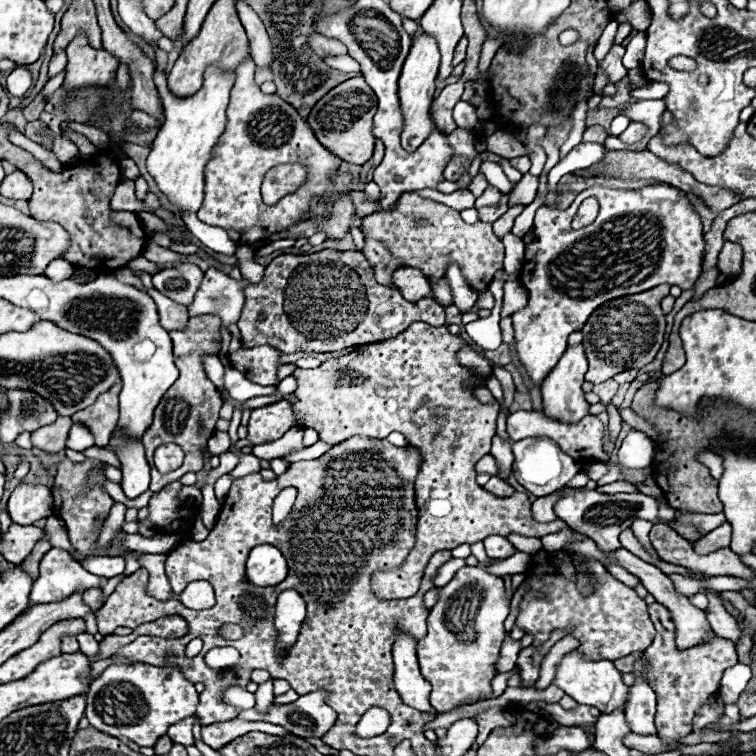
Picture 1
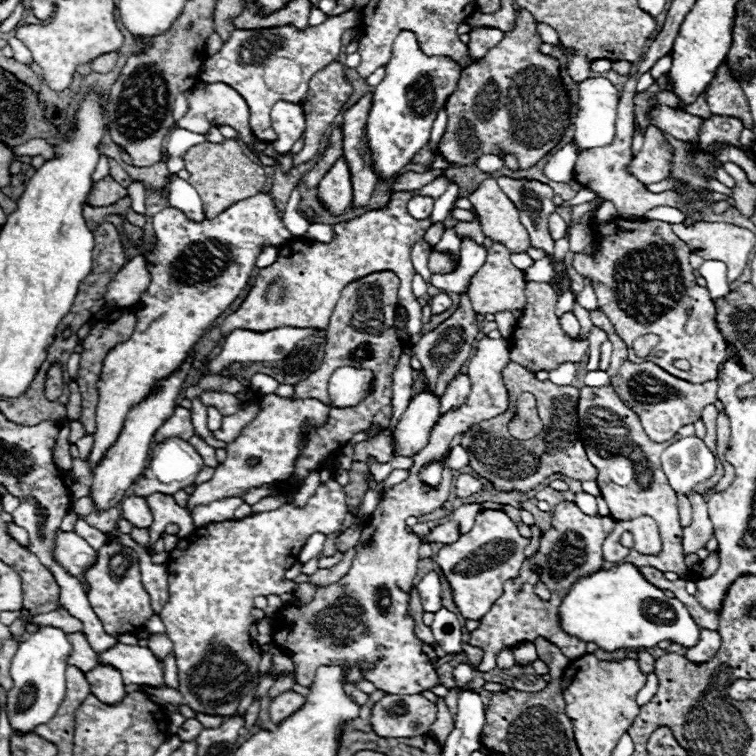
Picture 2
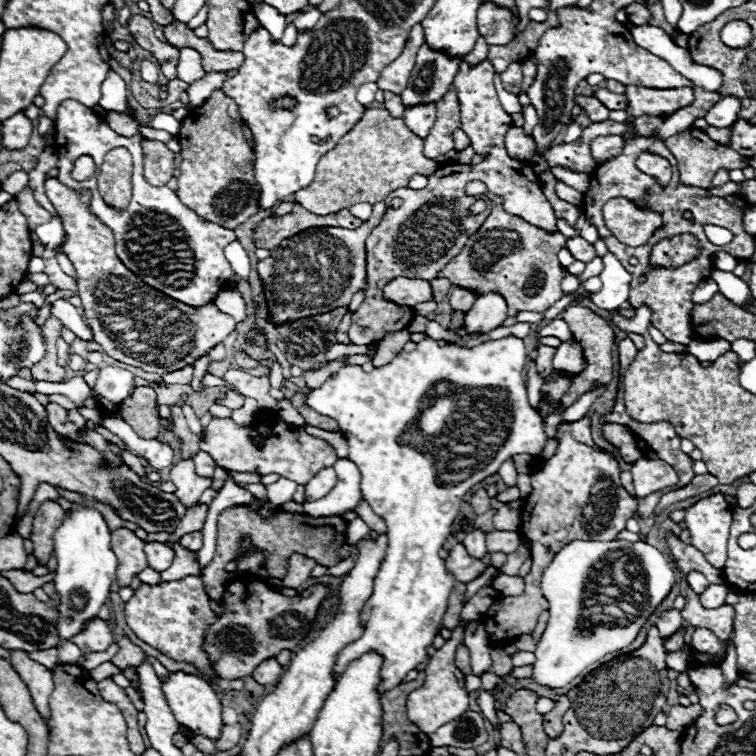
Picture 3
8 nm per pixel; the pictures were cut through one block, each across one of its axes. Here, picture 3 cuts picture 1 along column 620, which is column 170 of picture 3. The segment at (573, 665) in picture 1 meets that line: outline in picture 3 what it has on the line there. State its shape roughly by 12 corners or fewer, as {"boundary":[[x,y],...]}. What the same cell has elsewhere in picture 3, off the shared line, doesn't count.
{"boundary":[[174,672],[162,682],[178,722],[218,740],[222,700],[202,678]]}

